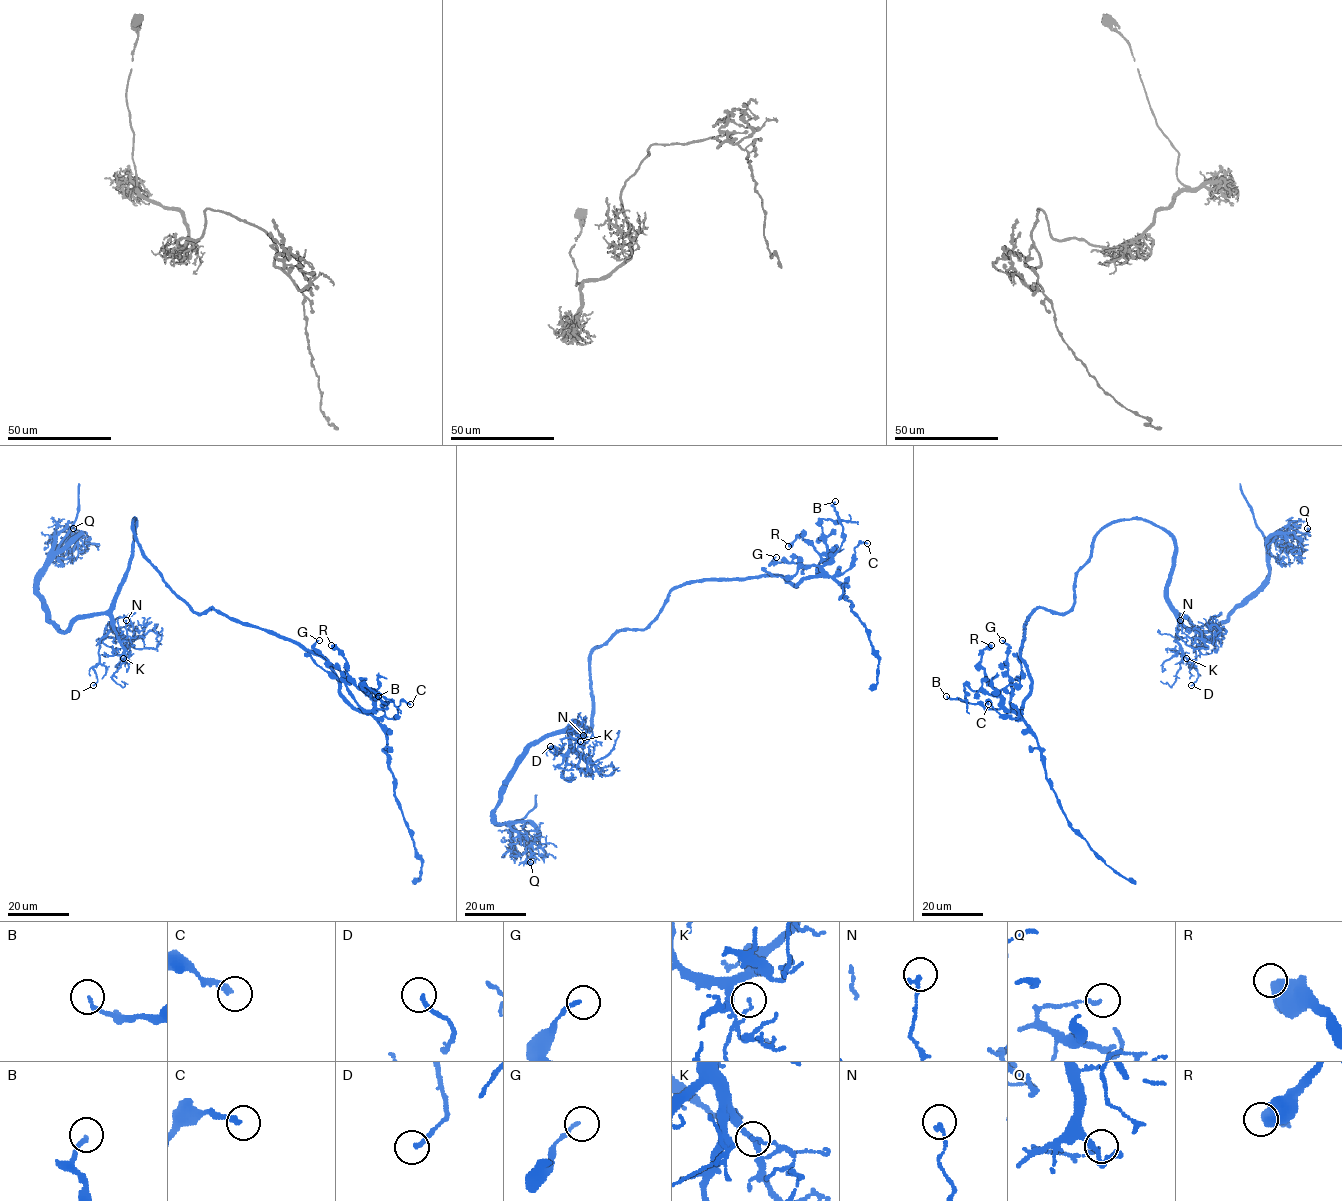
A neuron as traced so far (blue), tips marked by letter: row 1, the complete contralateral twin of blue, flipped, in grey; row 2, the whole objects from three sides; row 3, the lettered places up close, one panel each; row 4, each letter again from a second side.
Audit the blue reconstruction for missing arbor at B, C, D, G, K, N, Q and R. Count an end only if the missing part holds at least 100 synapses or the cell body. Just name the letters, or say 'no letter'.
no letter

